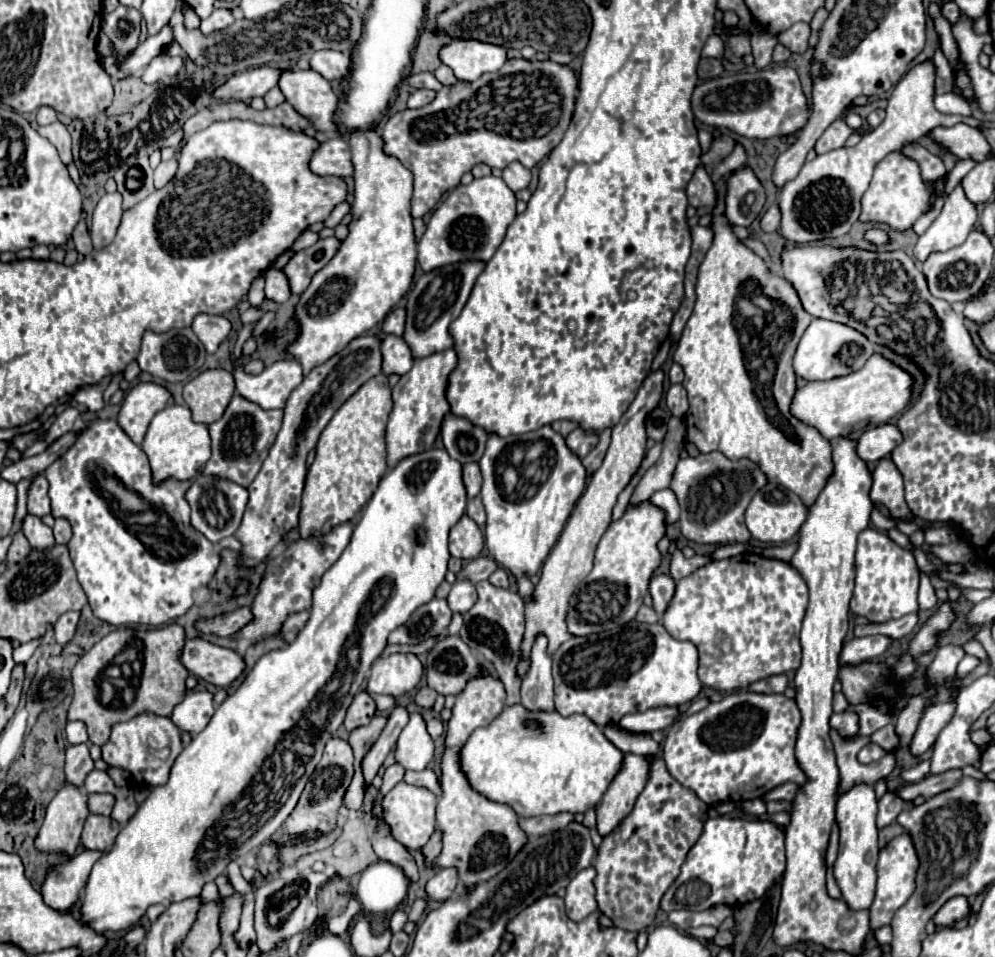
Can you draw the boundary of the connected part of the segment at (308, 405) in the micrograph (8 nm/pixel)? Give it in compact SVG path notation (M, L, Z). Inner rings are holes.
M361 336L351 340L341 352L331 356L327 362L315 366L299 388L293 390L285 404L283 426L277 434L275 444L269 450L257 478L247 488L249 504L243 516L235 538L241 542L239 558L245 568L255 568L263 560L269 558L273 548L283 542L289 530L297 528L297 516L301 510L301 492L305 484L307 472L307 456L315 448L323 428L331 420L331 416L339 410L339 406L363 386L369 378L381 372L381 350L379 340L373 336Z

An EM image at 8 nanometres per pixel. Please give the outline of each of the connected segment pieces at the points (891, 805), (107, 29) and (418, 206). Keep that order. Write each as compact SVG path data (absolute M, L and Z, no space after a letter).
M887 792L881 800L879 800L879 814L877 814L877 828L885 828L891 822L895 822L895 818L899 816L899 812L903 810L903 800L895 798L893 792Z
M117 6L113 12L103 16L101 30L107 34L109 42L113 44L113 54L125 58L139 46L139 30L141 26L141 12L127 6Z
M513 58L503 64L501 70L495 74L483 74L475 82L457 82L453 86L443 86L437 92L437 98L419 108L419 110L401 110L395 112L385 128L383 128L383 140L387 152L391 152L395 158L407 166L415 176L415 190L411 198L411 216L421 218L427 212L435 208L435 204L441 200L441 196L449 190L453 190L461 176L469 172L475 164L483 162L491 168L503 170L511 162L521 162L525 168L533 168L539 164L563 138L573 110L575 110L575 92L577 92L577 78L575 72L565 66L551 60L525 60L525 58Z

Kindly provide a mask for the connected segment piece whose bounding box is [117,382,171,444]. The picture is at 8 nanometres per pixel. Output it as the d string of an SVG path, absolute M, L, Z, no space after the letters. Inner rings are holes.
M153 382L137 384L135 388L129 390L129 394L123 400L119 420L117 420L119 426L135 444L141 444L151 418L167 406L169 398L171 394L167 392L167 388L159 384Z

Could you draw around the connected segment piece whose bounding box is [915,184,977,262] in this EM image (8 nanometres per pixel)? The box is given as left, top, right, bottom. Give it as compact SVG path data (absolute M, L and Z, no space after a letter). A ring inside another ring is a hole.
M961 184L955 186L951 194L945 196L941 214L931 222L927 232L919 236L915 244L915 256L919 262L935 250L951 250L965 242L967 234L973 230L977 220L977 206L965 196Z

